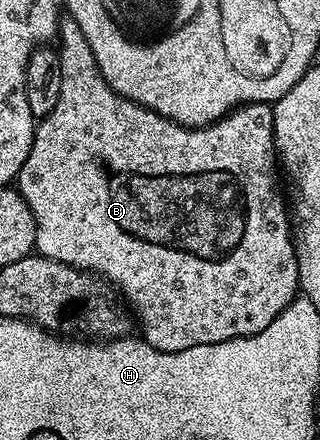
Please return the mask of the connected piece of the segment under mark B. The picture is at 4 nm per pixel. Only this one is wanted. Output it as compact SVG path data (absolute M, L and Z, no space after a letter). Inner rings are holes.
M70 18L61 19L58 51L62 62L62 90L58 93L54 110L50 110L50 114L46 114L46 118L36 124L30 154L26 154L26 162L18 177L18 191L36 219L35 251L51 260L79 268L82 272L91 272L109 285L117 284L121 292L119 295L128 299L126 304L138 325L138 332L140 328L139 335L144 343L159 352L190 350L190 346L217 344L266 330L266 326L270 326L270 322L274 322L274 318L286 310L290 301L296 299L300 287L294 233L290 227L290 208L285 193L283 196L276 185L278 153L272 104L241 104L206 128L187 128L184 124L175 124L173 120L151 112L149 108L125 96L119 96L98 70L94 50L90 50L90 42L86 42L86 34L82 34L78 22Z

